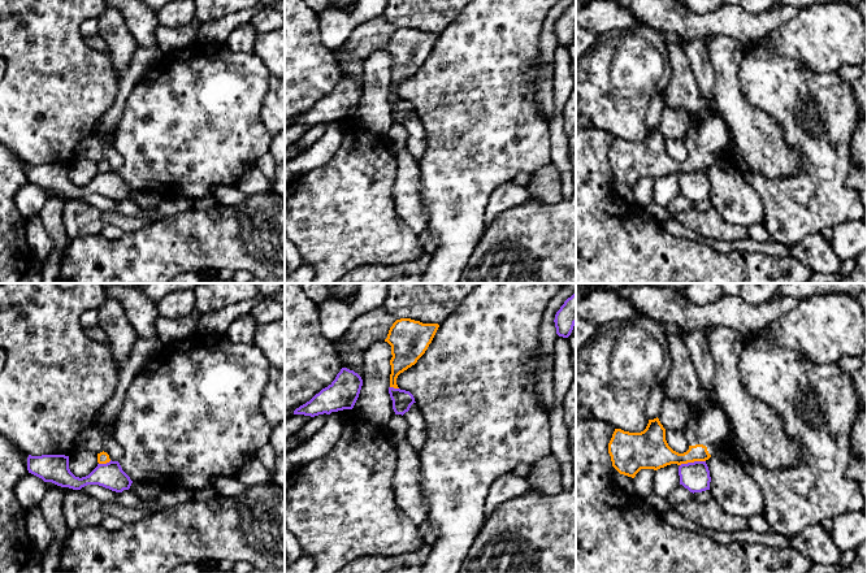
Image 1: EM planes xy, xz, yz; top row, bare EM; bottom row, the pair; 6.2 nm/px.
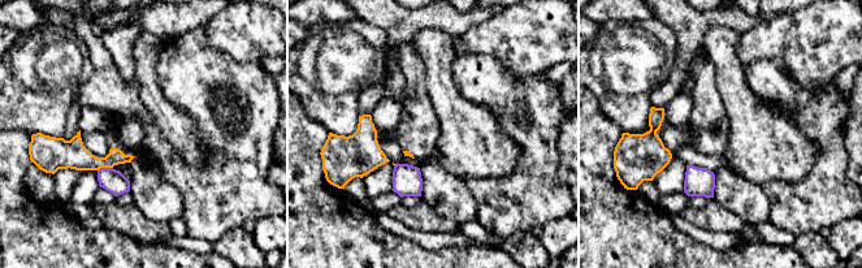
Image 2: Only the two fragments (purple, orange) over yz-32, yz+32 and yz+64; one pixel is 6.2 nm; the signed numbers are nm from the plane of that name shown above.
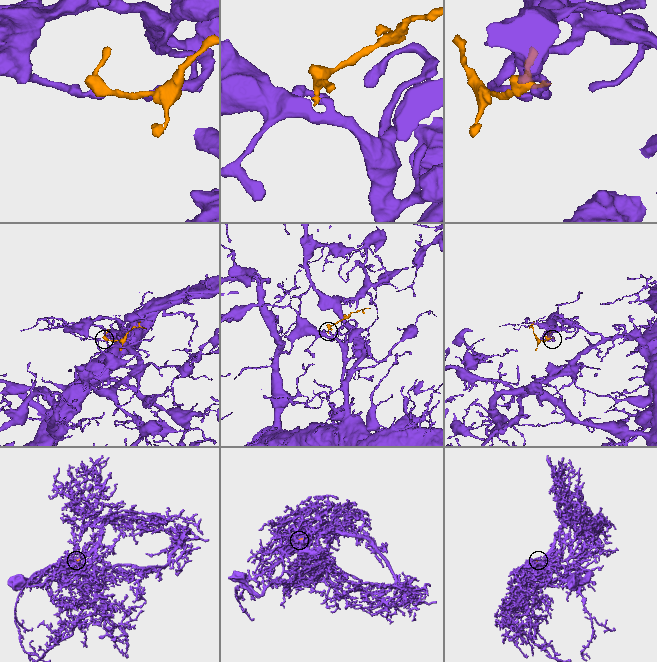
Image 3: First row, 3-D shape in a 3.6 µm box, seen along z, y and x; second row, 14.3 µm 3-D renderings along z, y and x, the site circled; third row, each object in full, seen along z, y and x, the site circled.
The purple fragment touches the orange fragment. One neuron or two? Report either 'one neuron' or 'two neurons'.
two neurons

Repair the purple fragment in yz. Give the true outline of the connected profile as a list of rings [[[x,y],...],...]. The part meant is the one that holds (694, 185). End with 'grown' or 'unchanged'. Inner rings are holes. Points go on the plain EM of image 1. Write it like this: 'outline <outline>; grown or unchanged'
outline [[[694,170],[679,175],[680,194],[690,201],[710,199],[710,179],[706,170]]]; unchanged

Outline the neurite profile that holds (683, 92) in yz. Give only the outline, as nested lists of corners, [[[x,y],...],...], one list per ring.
[[[679,42],[668,43],[672,79],[662,91],[664,108],[675,108],[689,117],[705,110],[719,110],[715,97],[703,97],[693,74],[690,62]]]

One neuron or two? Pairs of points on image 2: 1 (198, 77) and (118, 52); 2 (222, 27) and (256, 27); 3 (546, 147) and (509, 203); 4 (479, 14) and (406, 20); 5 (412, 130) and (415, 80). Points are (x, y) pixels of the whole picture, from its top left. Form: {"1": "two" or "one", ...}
{"1": "two", "2": "one", "3": "one", "4": "one", "5": "one"}

